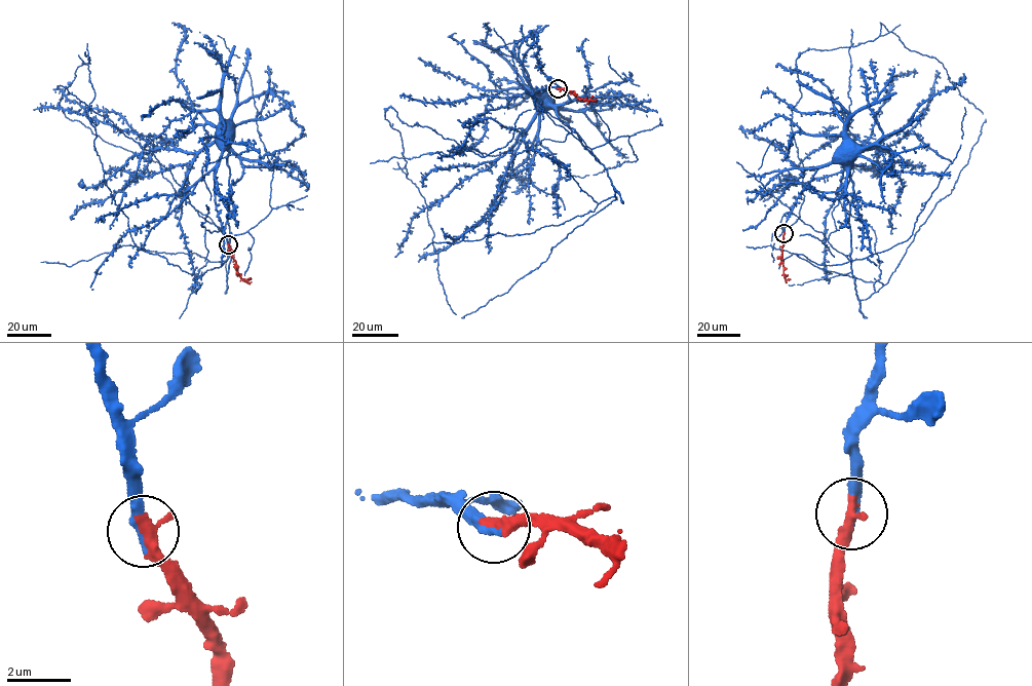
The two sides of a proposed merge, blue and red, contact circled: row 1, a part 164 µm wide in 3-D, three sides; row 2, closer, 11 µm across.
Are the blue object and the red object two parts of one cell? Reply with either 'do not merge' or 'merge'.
merge

